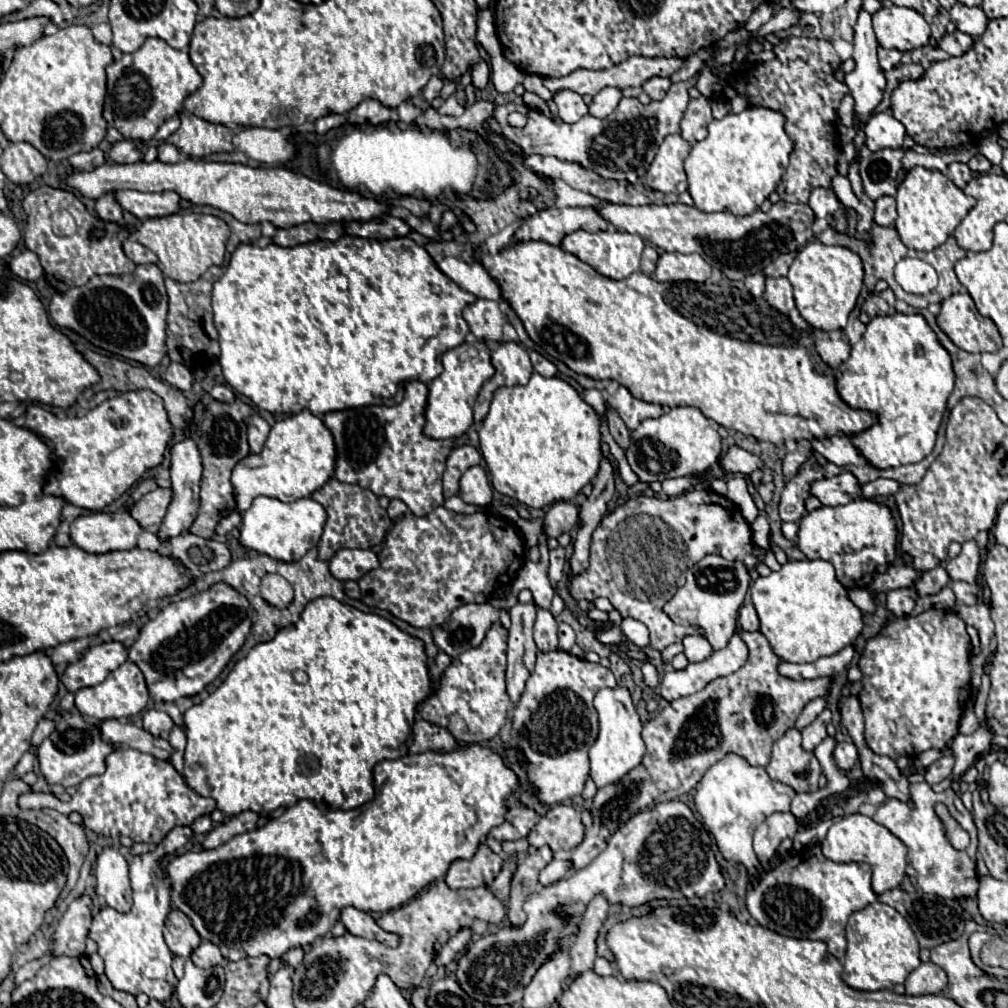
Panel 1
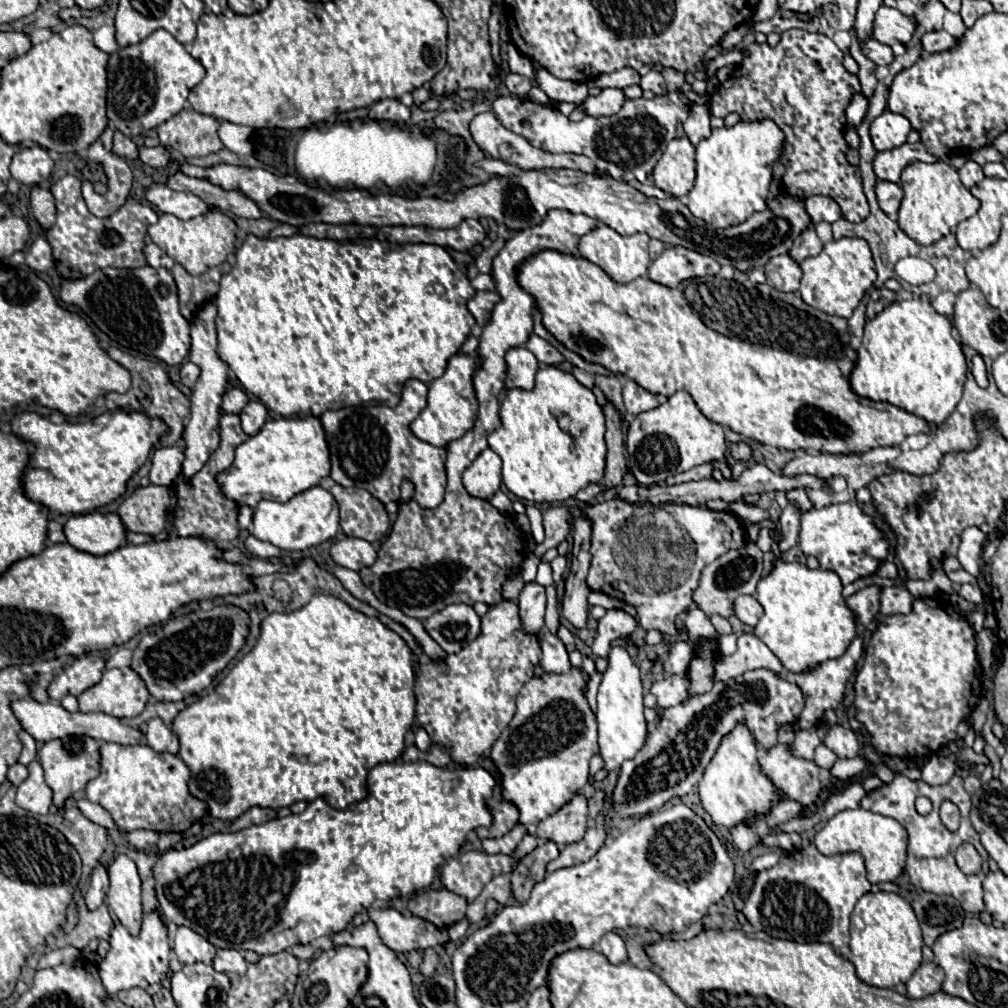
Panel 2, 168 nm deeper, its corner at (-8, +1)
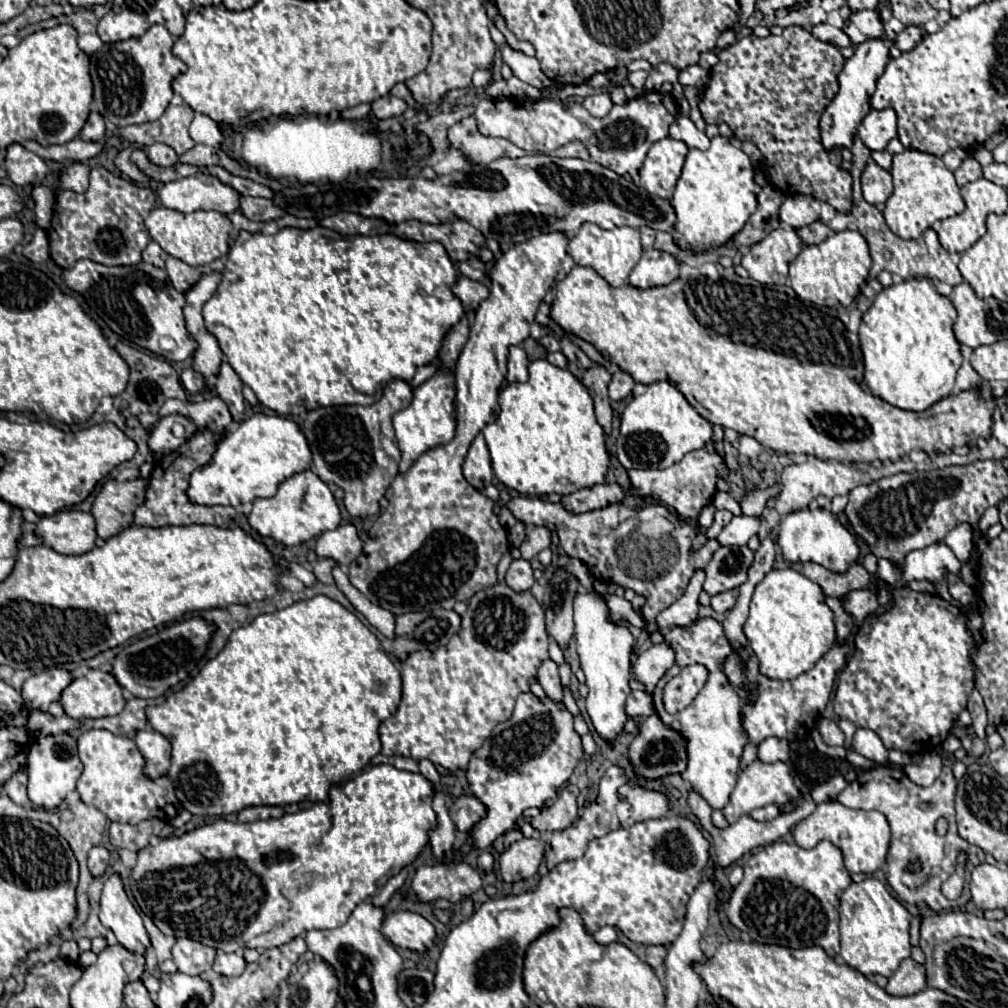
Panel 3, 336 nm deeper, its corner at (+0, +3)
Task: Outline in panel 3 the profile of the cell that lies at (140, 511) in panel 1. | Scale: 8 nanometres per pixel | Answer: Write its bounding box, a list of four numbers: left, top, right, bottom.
[90,478,146,538]

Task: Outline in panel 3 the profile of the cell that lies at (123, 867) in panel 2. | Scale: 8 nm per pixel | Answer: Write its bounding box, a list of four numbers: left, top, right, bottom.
[100,876,150,954]

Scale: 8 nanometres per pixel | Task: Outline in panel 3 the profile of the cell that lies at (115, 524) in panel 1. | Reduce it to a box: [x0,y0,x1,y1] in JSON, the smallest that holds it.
[34,510,96,554]

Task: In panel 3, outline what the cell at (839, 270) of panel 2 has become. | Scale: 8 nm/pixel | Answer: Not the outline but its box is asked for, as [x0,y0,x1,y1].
[790,232,872,306]

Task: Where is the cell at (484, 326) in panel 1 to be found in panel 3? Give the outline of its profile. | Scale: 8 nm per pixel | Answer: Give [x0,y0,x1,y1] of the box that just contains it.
[452,276,488,310]

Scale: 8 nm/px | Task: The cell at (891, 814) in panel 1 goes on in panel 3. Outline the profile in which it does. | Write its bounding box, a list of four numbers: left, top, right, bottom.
[838,766,984,906]

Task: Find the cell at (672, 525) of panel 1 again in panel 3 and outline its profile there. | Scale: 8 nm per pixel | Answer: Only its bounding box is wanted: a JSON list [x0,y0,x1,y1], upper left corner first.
[504,496,720,632]

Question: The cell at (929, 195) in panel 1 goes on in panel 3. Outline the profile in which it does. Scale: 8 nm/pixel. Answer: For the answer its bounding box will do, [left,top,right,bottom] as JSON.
[882,150,966,240]

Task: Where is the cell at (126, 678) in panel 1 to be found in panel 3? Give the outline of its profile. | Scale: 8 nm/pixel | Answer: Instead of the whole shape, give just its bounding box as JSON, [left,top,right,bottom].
[60,670,126,720]

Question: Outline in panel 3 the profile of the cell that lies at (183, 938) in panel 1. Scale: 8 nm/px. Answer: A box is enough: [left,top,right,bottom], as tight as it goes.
[172,938,216,976]

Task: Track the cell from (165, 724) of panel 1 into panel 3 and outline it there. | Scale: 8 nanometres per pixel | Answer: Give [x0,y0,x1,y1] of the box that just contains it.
[136,730,170,780]

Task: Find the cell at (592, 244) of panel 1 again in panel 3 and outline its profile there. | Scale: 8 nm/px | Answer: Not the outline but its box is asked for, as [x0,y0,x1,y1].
[568,222,642,286]

